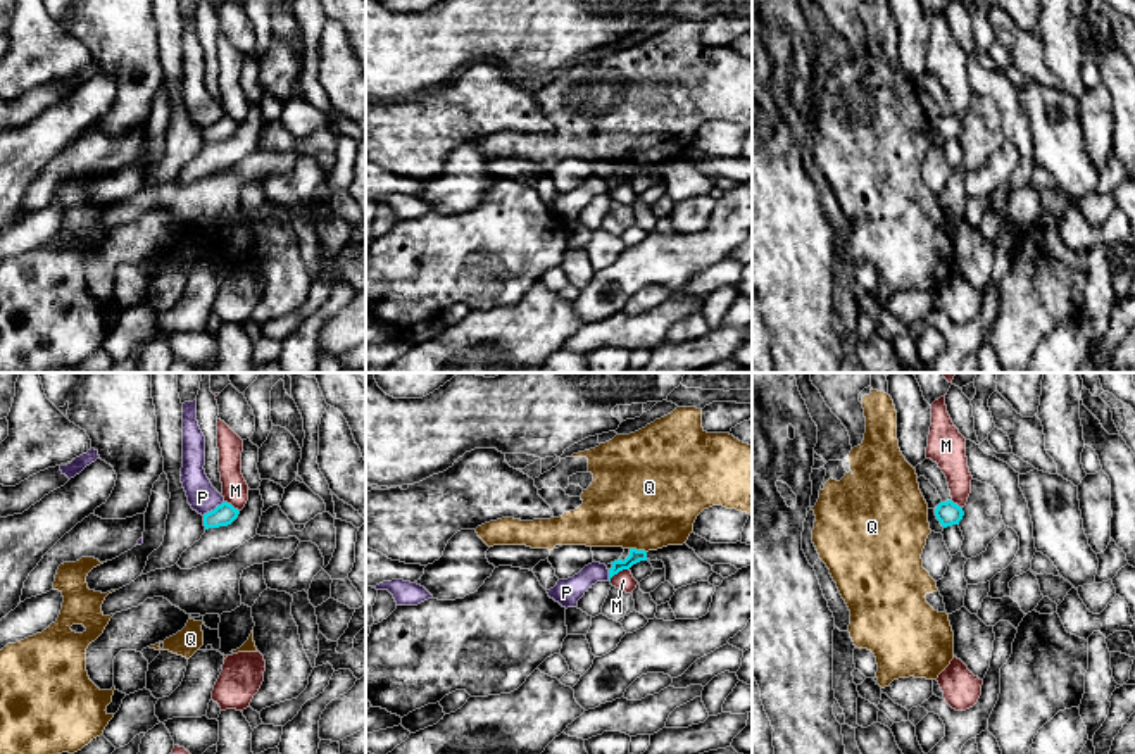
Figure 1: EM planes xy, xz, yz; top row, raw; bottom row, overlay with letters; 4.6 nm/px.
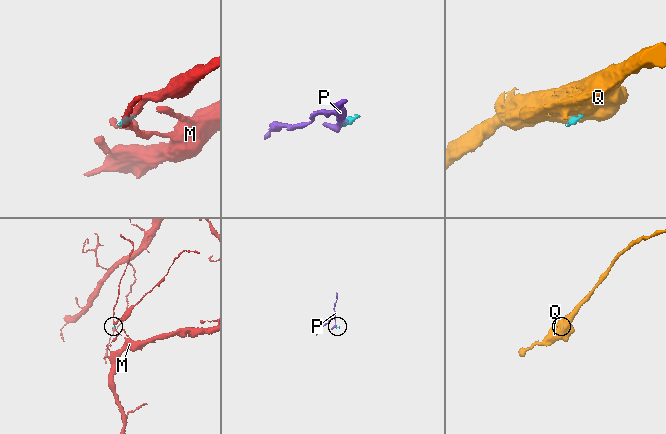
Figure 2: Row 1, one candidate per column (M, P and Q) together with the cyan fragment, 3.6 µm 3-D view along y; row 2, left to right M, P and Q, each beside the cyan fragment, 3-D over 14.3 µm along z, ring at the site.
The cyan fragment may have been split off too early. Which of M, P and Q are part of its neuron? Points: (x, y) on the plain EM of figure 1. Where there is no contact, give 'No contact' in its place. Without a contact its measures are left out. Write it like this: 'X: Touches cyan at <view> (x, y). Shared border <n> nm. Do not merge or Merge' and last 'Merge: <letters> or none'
M: Touches cyan at xz (618, 185). Shared border 110 nm. Do not merge
P: Touches cyan at xy (214, 123). Shared border 120 nm. Do not merge
Q: Touches cyan at xz (639, 164). Shared border 80 nm. Do not merge
Merge: none

